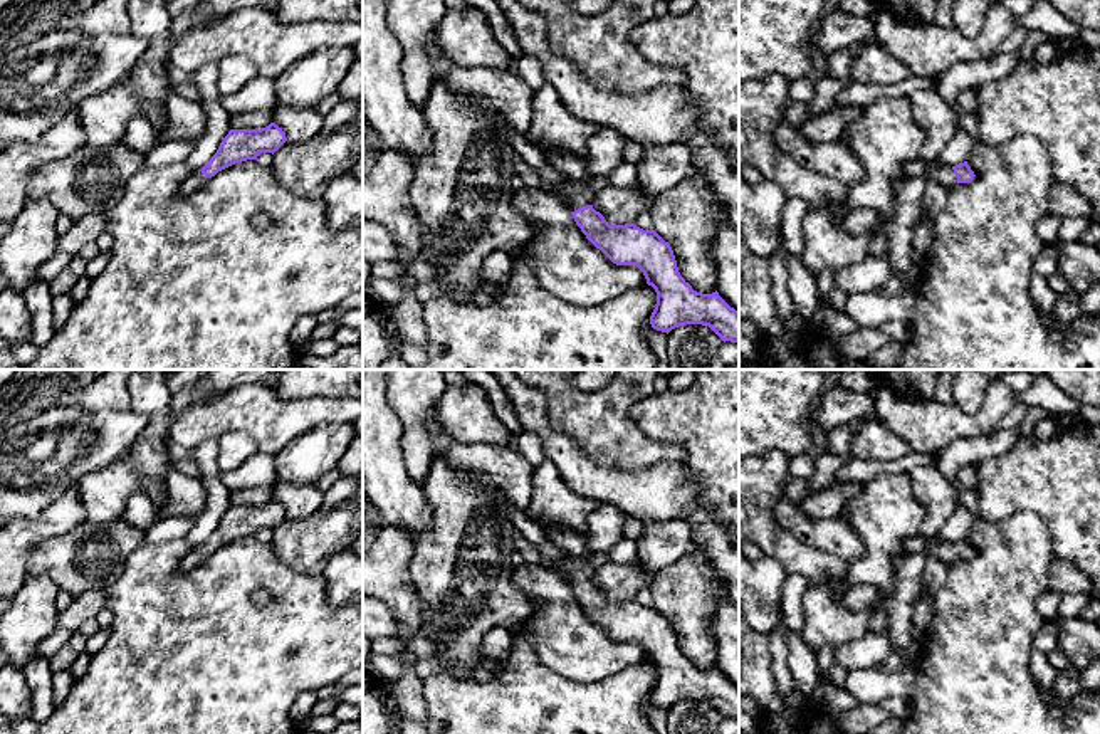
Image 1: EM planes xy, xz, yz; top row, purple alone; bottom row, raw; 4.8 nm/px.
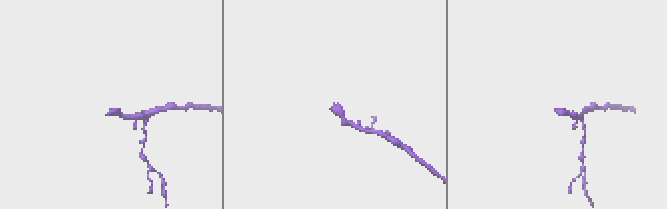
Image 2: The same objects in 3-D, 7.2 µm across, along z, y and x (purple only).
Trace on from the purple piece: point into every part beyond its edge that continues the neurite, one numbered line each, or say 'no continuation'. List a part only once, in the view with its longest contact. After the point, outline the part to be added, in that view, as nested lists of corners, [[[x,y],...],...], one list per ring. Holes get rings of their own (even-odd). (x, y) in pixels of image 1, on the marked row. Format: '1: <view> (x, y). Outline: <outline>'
1: xz (575, 180). Outline: [[[529,138],[529,141],[539,146],[532,138]],[[553,148],[541,149],[546,161],[563,175],[563,180],[558,183],[568,198],[568,208],[574,212],[591,205],[596,191],[588,185],[589,175],[586,171],[584,158],[576,158]]]

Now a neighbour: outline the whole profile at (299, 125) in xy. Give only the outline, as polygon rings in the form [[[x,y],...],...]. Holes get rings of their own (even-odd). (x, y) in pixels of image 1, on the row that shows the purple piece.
[[[277,104],[272,123],[285,133],[287,141],[302,143],[321,133],[324,116],[314,107],[294,109]]]

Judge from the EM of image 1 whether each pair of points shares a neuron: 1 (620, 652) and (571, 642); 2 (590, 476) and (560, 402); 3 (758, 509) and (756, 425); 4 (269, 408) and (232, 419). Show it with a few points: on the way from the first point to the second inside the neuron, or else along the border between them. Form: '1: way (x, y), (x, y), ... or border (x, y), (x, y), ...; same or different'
1: way (608, 652), (583, 652); same
2: border (546, 412), (556, 429), (605, 464); different
3: border (756, 454), (781, 450), (790, 459); different
4: way (261, 408), (240, 410); same

